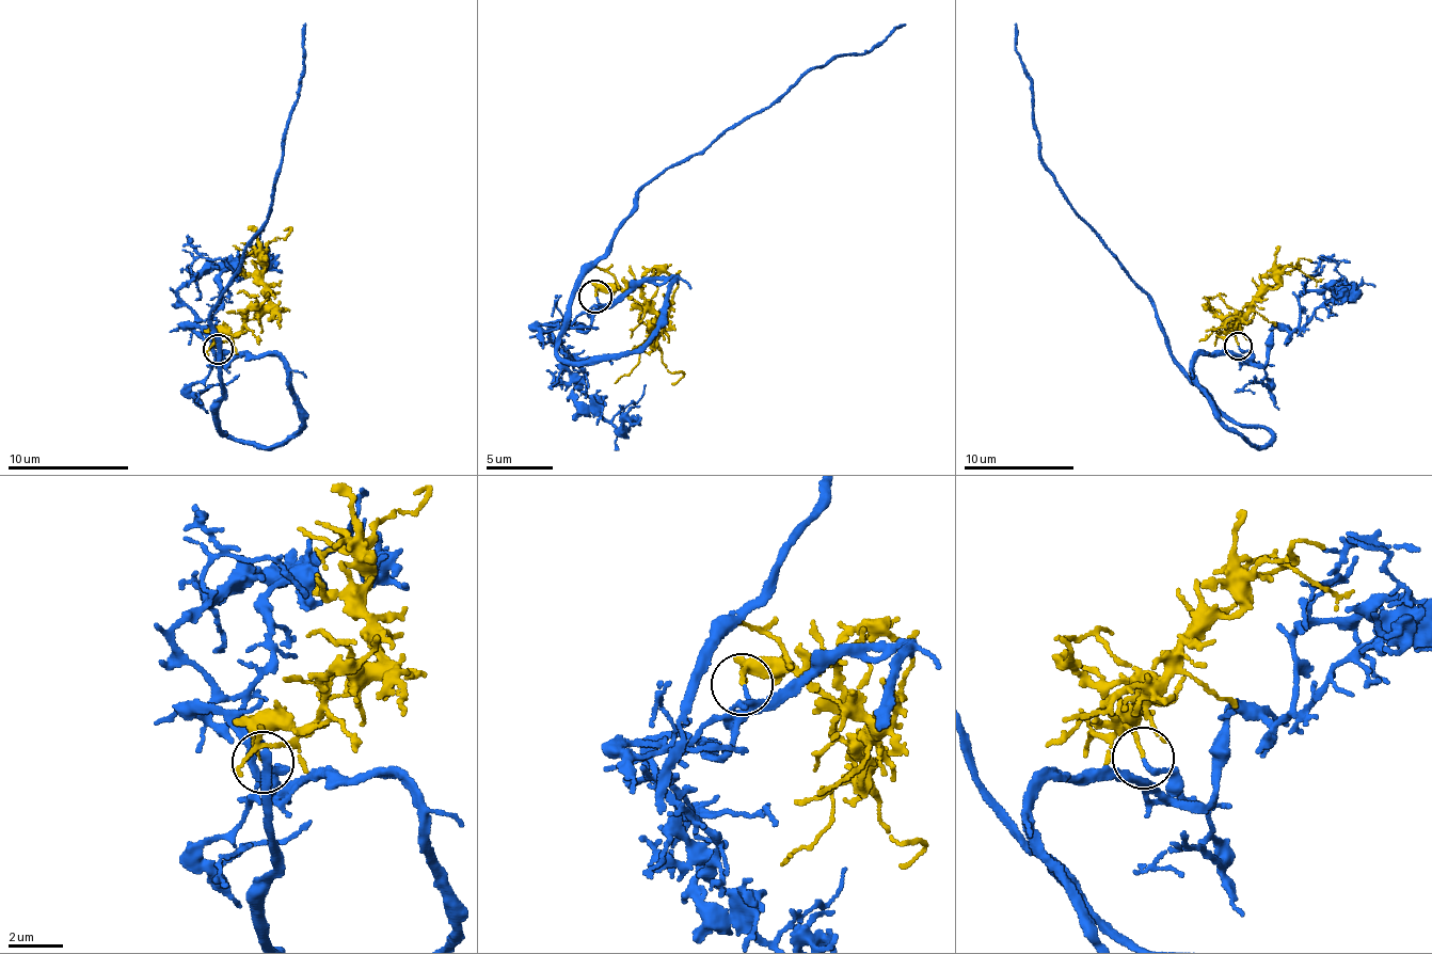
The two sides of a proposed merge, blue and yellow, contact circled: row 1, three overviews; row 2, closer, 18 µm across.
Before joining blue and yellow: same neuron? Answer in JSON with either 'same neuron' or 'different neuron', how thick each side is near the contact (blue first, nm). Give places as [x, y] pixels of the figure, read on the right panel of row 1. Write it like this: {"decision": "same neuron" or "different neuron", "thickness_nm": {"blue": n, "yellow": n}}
{"decision": "same neuron", "thickness_nm": {"blue": 170, "yellow": 140}}

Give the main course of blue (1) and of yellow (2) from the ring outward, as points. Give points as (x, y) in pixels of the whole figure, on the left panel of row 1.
1: (220, 350), (279, 358), (296, 430), (268, 447), (219, 434), (211, 319), (266, 218), (306, 22)
2: (217, 350), (216, 338), (236, 334), (249, 312), (268, 303), (264, 268), (268, 244), (285, 231)

